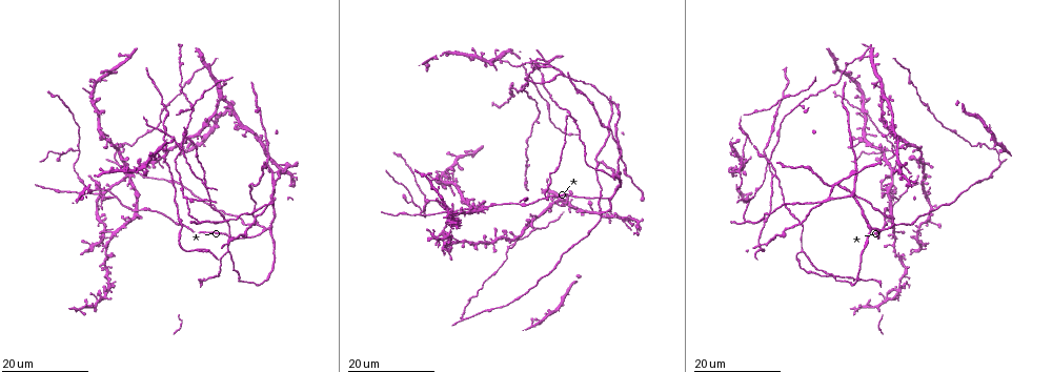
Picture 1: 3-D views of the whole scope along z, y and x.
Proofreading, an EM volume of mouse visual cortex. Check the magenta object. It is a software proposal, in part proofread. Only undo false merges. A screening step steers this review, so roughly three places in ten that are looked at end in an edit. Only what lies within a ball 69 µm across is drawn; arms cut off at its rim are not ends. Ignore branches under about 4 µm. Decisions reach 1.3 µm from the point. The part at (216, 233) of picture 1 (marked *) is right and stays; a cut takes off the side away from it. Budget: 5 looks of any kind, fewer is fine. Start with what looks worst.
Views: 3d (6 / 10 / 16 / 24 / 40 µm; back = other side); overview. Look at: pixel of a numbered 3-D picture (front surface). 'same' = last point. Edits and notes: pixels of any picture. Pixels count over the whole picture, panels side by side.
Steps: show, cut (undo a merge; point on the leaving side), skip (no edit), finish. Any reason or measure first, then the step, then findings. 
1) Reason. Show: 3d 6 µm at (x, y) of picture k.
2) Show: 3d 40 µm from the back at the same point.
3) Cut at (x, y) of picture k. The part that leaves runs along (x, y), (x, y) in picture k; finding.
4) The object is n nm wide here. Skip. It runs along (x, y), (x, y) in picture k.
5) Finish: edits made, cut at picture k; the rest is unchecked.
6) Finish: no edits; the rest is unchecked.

Two arms in line, one across. Show: 3d 16 µm at (188, 197) of picture 1.

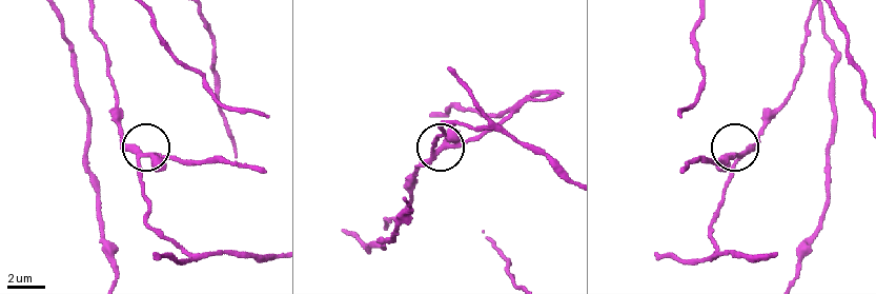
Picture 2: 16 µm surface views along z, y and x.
Closer look. Show: 3d 6 µm at (440, 147) of picture 2.

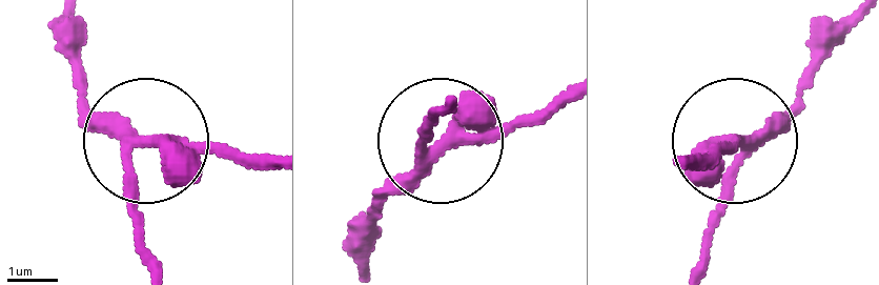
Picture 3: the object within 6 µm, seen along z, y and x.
3 arms meet here. Cut at (174, 138) of picture 3. The part that leaves runs along (412, 177), (558, 114) in picture 3; two neurons meet here.

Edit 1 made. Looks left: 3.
Arms part here. Show: 3d 24 µm at (80, 148) of picture 1.

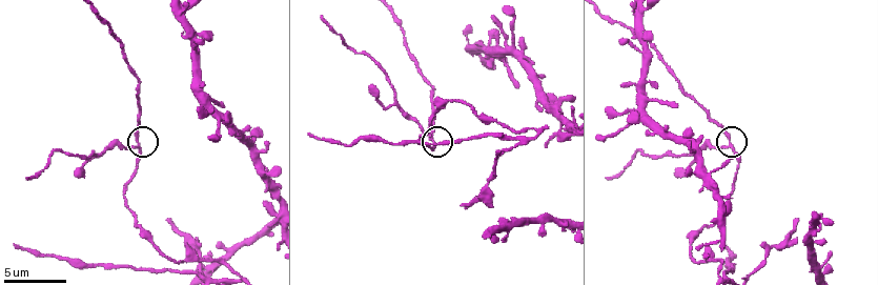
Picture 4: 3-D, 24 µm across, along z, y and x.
Show: 3d 10 µm at (138, 144) of picture 4.

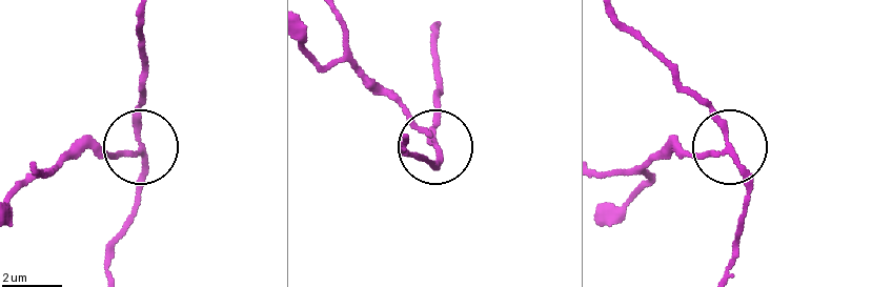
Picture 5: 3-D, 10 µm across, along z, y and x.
The object is 160 nm wide here. Cut at (109, 159) of picture 5. The part that leaves runs along (136, 148), (78, 152), (42, 176) in picture 5; a second neuron is stuck on.

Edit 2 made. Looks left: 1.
Finish: edits made, cut at picture 3, cut at picture 5; the rest is unchecked.

